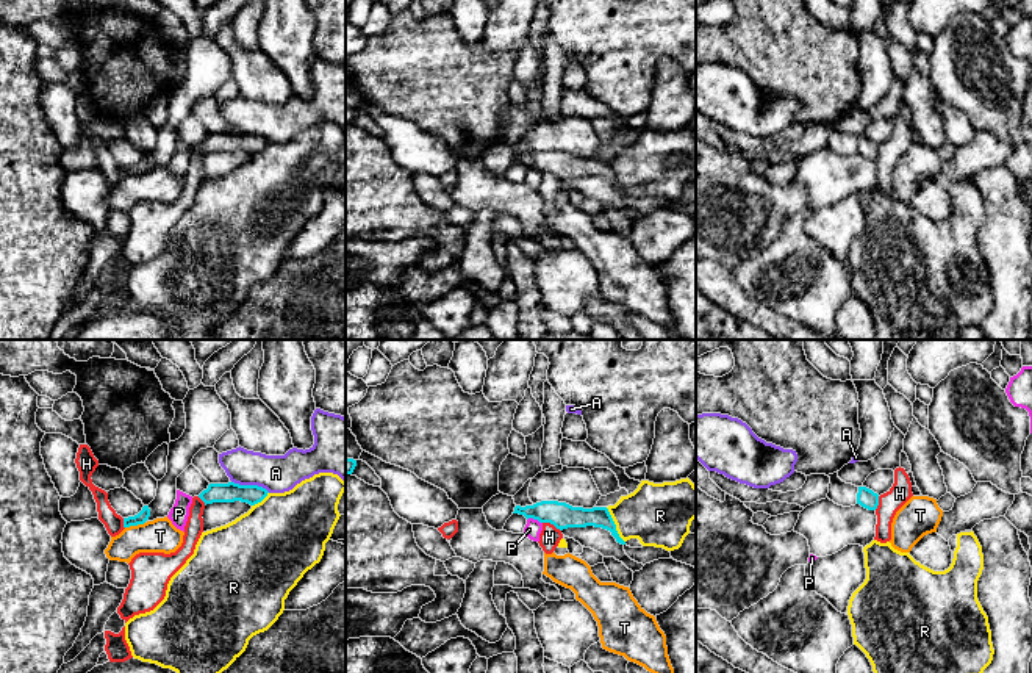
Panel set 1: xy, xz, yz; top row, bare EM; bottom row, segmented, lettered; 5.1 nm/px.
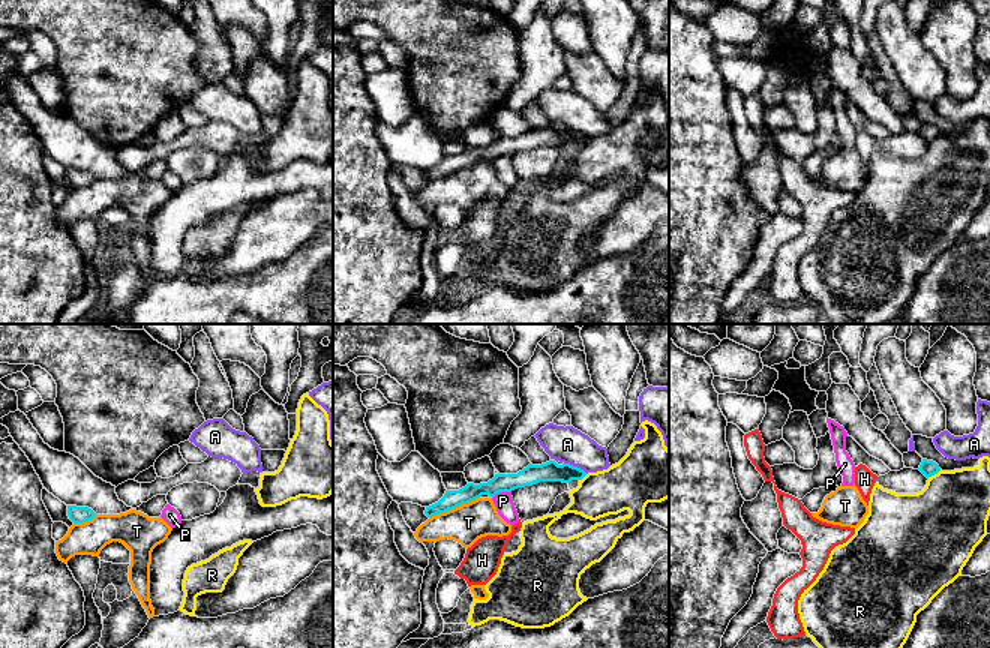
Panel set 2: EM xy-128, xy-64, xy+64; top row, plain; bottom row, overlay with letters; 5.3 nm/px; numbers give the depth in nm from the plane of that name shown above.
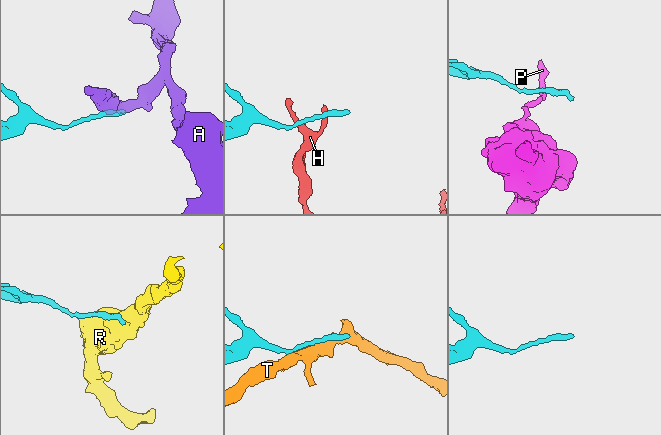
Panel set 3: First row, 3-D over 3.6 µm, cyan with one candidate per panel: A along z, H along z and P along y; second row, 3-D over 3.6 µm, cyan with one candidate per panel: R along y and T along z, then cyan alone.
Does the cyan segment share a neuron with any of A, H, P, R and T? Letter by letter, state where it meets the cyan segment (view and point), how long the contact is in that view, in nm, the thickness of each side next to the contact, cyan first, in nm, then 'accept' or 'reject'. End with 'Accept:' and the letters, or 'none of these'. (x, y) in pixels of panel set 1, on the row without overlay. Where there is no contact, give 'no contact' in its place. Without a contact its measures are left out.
A: xy (250, 135) | 200 nm | 100/190 nm | reject
H: xz (552, 172) | 110 nm | 140/110 nm | reject
P: xz (535, 168) | 80 nm | 140/90 nm | reject
R: xz (615, 174) | 200 nm | 110/320 nm | reject
T: xy (135, 174) | 110 nm | 60/180 nm | reject
Accept: none of these

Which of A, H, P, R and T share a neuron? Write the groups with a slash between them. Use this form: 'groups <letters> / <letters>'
groups A / H / P / R / T

